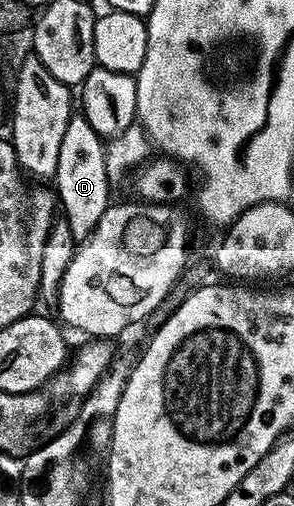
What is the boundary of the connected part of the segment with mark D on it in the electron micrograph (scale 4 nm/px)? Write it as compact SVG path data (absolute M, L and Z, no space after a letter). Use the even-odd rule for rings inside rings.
M75 113L67 121L67 133L63 133L63 145L59 145L59 165L51 180L63 218L67 221L74 240L80 241L99 225L99 217L111 206L105 156L106 140L91 129L87 117Z

